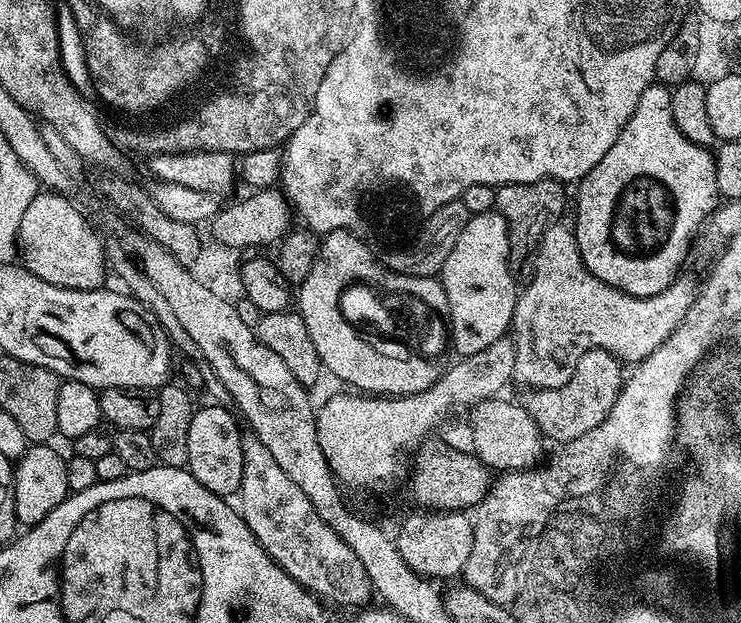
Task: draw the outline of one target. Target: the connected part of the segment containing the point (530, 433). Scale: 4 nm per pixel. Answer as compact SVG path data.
M492 397L475 405L470 416L474 454L491 471L507 472L535 467L543 457L543 432L521 403L514 404L503 397Z

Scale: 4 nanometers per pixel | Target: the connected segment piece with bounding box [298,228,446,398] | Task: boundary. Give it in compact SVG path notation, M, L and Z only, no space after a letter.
M347 228L323 233L316 250L316 256L312 259L310 274L306 274L306 278L298 286L298 300L300 296L298 311L306 322L306 330L310 330L310 338L314 342L314 350L318 350L321 365L327 371L329 368L344 383L341 385L352 390L359 390L364 394L375 394L385 398L416 396L436 383L442 372L440 362L442 362L446 350L436 350L436 352L424 350L424 338L428 336L426 328L422 328L422 332L404 334L402 338L378 338L378 336L362 334L362 320L354 320L344 314L344 310L342 310L344 296L340 296L340 292L344 292L344 288L365 285L371 277L371 266L378 261L378 256L372 253L355 236L356 234L355 231Z

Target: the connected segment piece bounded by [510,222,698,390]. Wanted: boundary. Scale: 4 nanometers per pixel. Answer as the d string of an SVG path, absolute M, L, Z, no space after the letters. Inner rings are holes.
M557 222L551 224L544 233L540 236L540 247L536 249L534 253L534 263L530 268L530 277L532 281L528 285L519 289L516 305L514 306L514 314L512 315L512 327L510 329L510 339L514 342L514 380L518 385L525 384L525 389L539 390L541 388L561 388L566 382L570 382L570 378L574 374L574 370L578 366L578 358L582 358L582 354L586 354L590 350L595 348L601 348L606 350L609 354L616 357L621 362L627 362L629 365L635 366L640 363L641 360L647 358L648 355L653 354L654 350L662 346L664 342L671 336L671 332L679 326L682 322L683 316L690 310L691 304L696 300L698 293L697 285L687 284L683 278L677 278L673 280L672 284L665 290L665 292L659 292L657 296L631 296L625 292L620 291L619 288L610 286L606 282L602 282L596 277L596 275L588 269L586 262L582 258L582 254L578 250L576 245L576 234L571 227L568 228L564 225L564 222Z

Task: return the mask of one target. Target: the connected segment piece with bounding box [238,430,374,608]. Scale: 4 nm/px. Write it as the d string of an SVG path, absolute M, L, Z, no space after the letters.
M250 430L243 431L241 436L243 468L238 510L268 556L313 595L330 600L333 605L365 607L374 593L356 553L323 522L313 503L283 473L257 436Z

